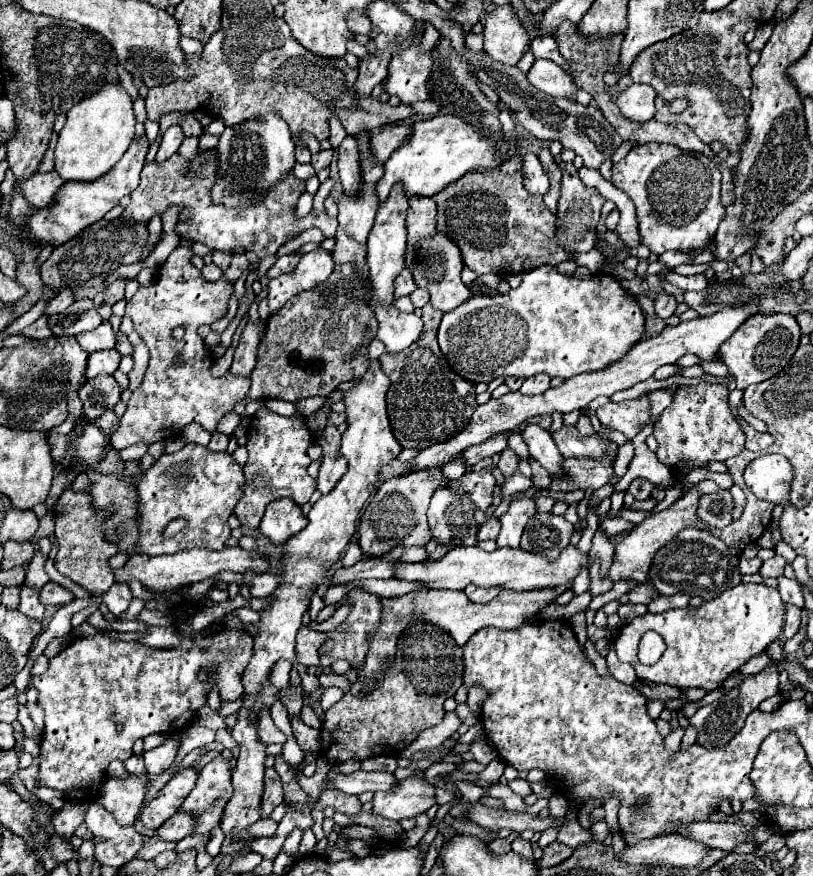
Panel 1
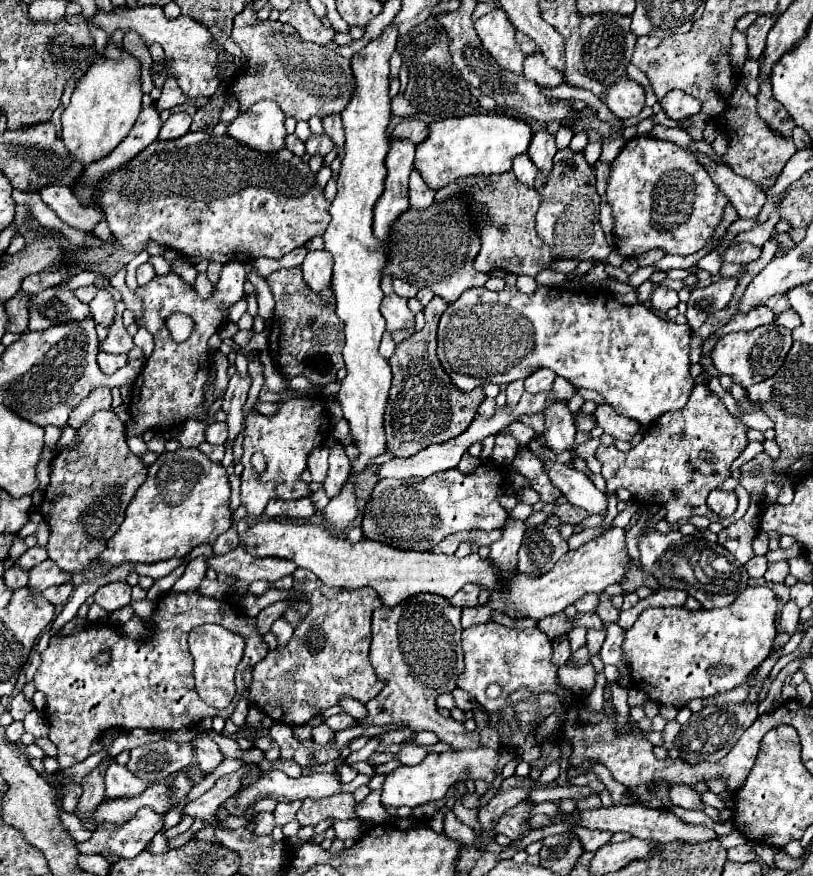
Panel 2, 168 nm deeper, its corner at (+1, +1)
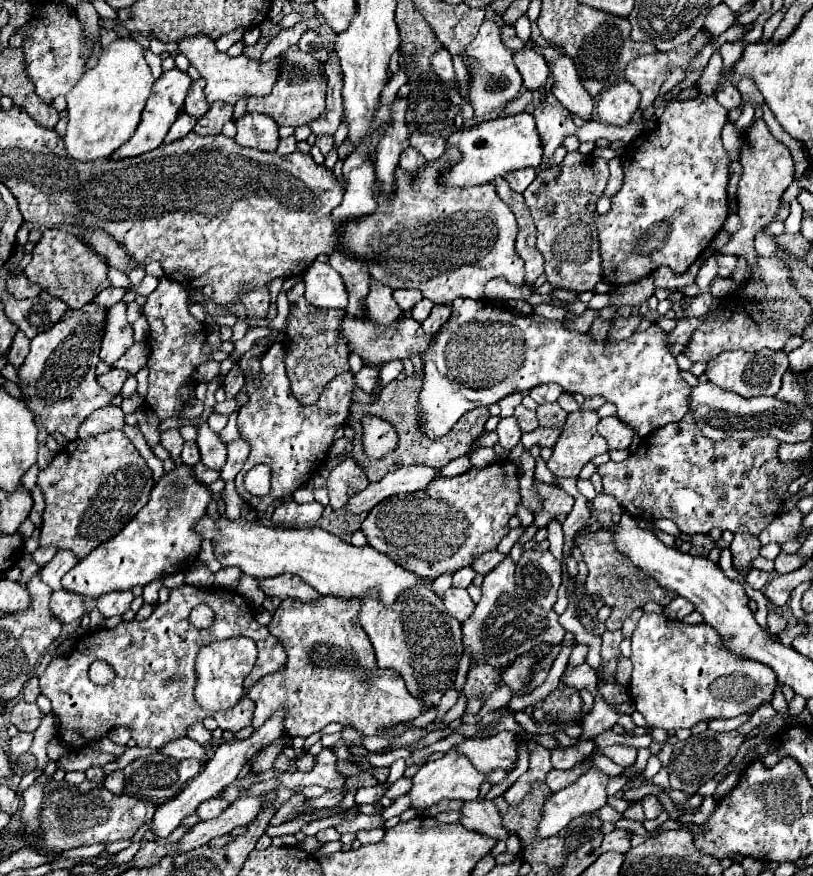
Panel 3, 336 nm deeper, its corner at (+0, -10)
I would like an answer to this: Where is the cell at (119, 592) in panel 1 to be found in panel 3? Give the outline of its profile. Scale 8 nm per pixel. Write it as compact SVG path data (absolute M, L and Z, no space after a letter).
M116 591L116 593L108 593L108 595L100 597L100 599L96 601L96 607L98 607L98 611L100 611L104 617L124 615L124 613L130 609L132 599L134 599L132 591Z

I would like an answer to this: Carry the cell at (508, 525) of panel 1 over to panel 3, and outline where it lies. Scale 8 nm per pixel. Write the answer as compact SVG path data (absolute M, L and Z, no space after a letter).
M510 555L484 577L482 583L482 597L472 613L462 623L462 641L464 649L470 651L472 663L488 661L494 669L504 669L514 663L516 657L532 649L538 643L552 643L558 645L564 637L564 627L558 623L558 615L550 609L544 611L542 607L534 607L530 601L520 601L516 587L514 587L514 569Z

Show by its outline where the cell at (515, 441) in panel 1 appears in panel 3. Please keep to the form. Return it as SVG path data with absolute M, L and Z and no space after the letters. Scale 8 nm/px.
M536 483L536 489L538 489L538 493L544 499L544 509L534 517L534 525L538 529L546 527L548 521L554 519L556 513L566 513L568 515L572 511L574 499L566 491L562 491L560 487L546 485L546 483Z

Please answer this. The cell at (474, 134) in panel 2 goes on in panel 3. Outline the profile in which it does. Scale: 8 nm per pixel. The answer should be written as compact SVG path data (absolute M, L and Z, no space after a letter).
M530 113L492 119L476 127L458 129L448 137L448 147L460 149L462 161L440 177L444 185L482 185L482 183L490 183L494 177L500 177L508 171L542 165L542 145L540 145L536 121Z

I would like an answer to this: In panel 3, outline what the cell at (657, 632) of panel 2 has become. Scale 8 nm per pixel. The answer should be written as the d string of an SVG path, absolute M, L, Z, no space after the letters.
M644 613L632 635L632 681L630 693L636 709L646 717L650 727L660 729L692 729L700 721L732 719L744 713L754 713L762 703L770 703L778 687L776 673L766 665L750 659L734 657L718 637L716 629L706 623L686 625L682 621L670 621L664 615Z

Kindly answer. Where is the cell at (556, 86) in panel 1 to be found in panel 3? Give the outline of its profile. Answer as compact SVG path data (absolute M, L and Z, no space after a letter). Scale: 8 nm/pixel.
M530 47L520 49L520 53L514 53L514 63L524 79L526 89L540 89L548 79L548 65L540 53L536 53Z

